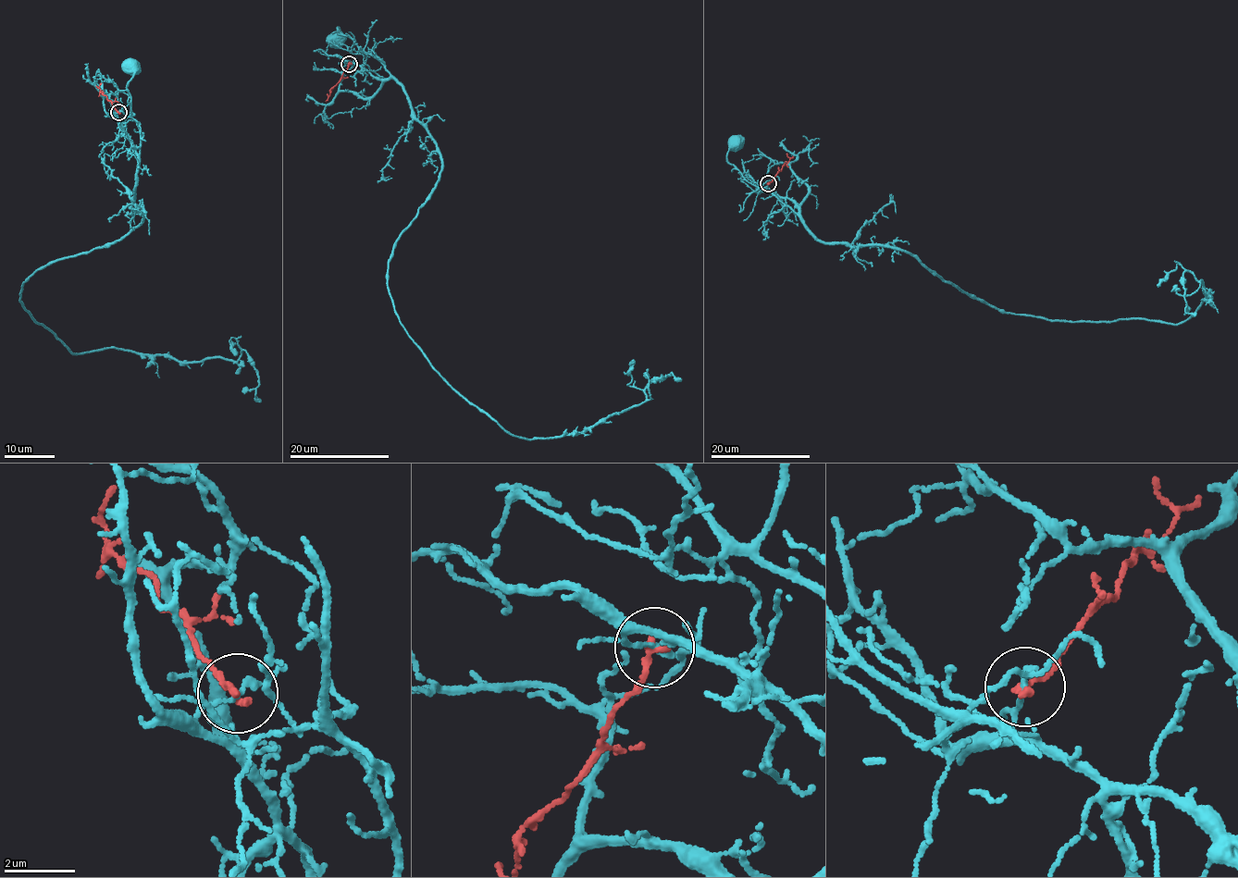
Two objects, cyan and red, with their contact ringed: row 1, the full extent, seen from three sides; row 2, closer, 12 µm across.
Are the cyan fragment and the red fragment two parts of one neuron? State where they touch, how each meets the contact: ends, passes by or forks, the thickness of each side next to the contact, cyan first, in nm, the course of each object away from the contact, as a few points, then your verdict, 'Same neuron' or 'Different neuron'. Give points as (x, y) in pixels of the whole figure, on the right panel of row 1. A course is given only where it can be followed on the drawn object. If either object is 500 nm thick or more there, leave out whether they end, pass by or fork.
Place: (768, 183). At the ring cyan ends. At the ring red ends. Thickness 200 nm (cyan) against 240 nm. Course of cyan: (769, 183), (767, 190), (795, 204), (797, 212), (777, 196), (749, 182), (731, 164), (728, 152), (736, 142). Course of red: (769, 183), (789, 160), (786, 153). Different neuron

